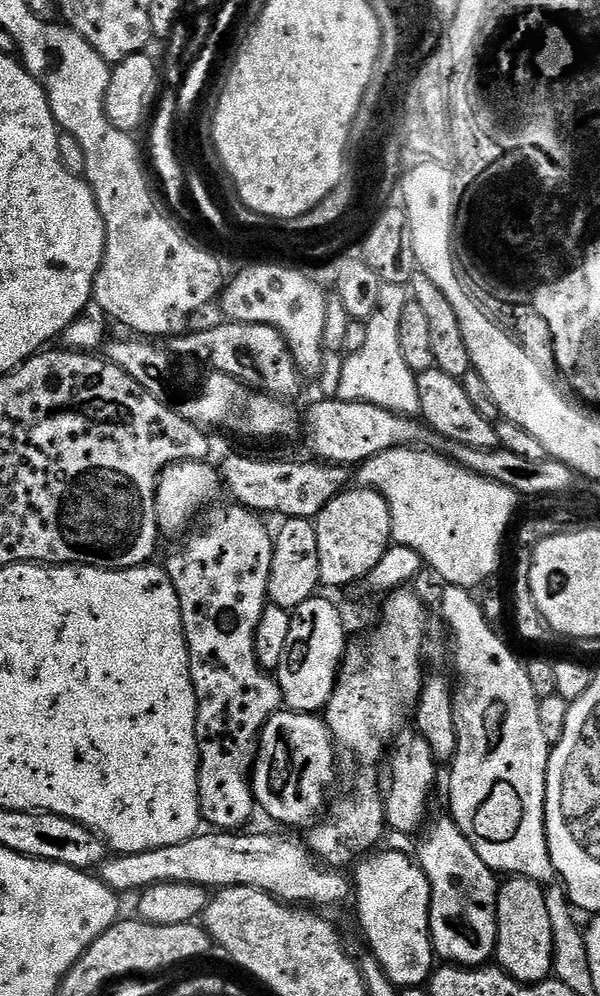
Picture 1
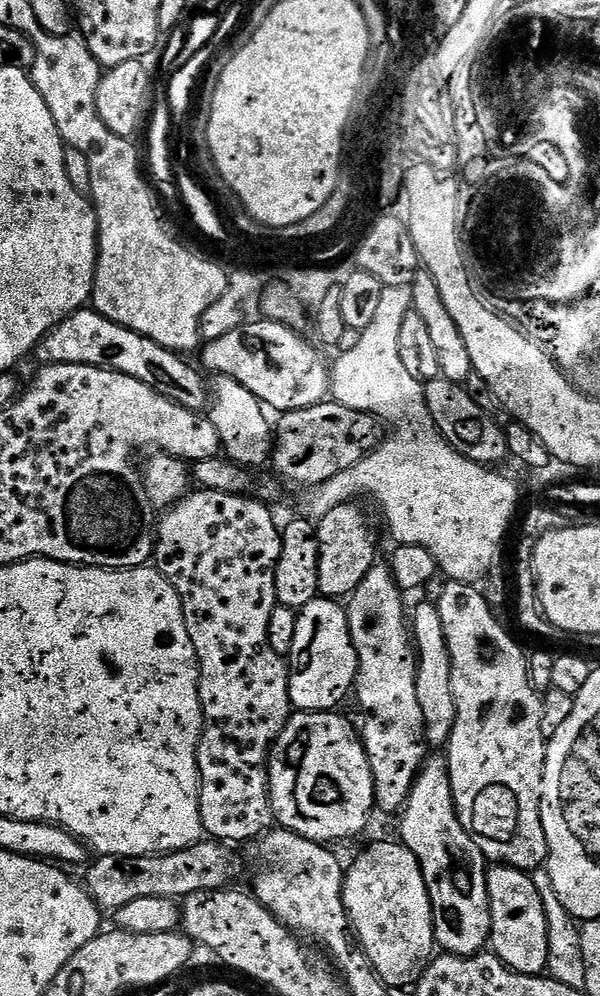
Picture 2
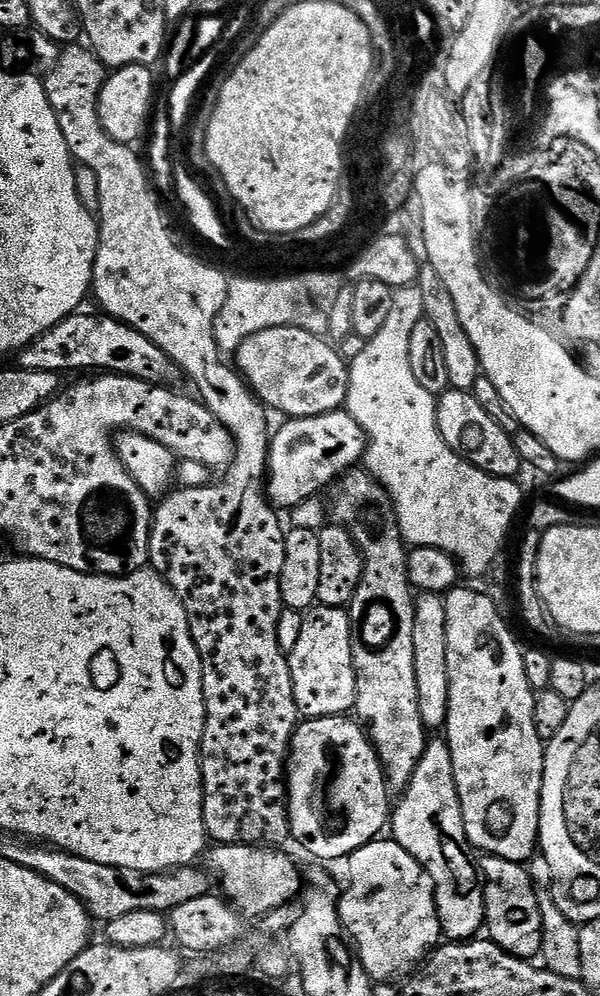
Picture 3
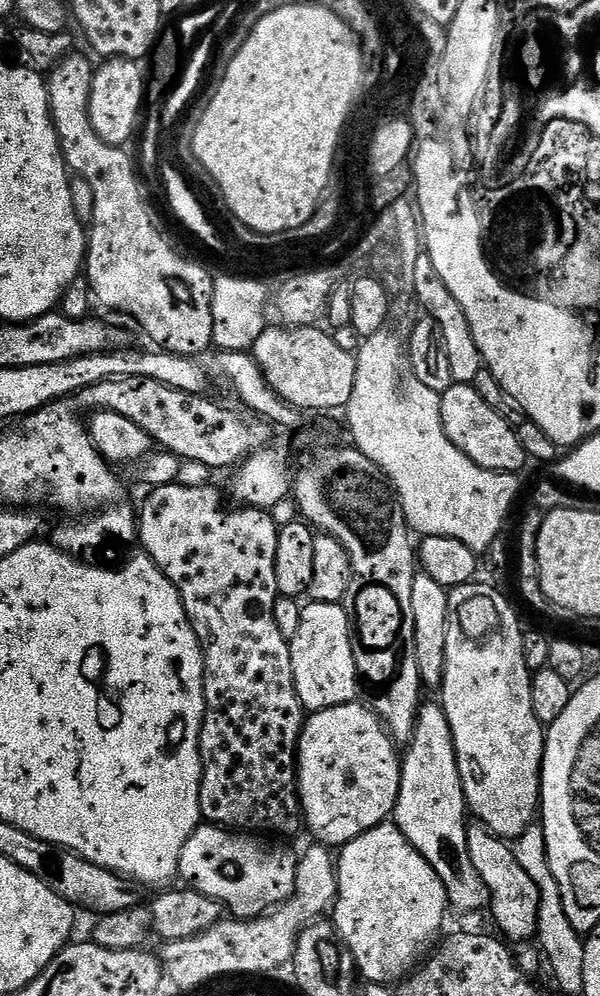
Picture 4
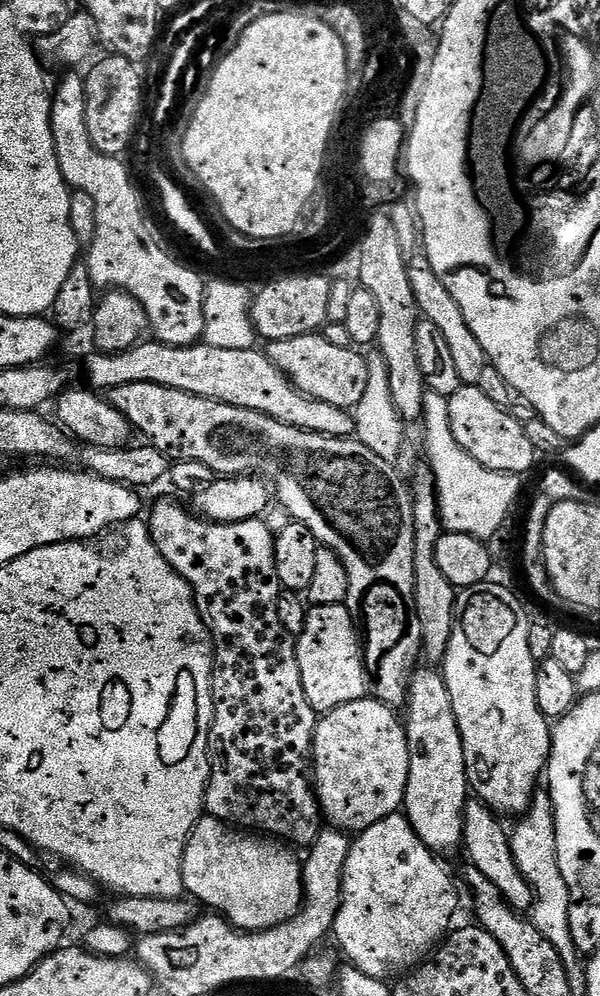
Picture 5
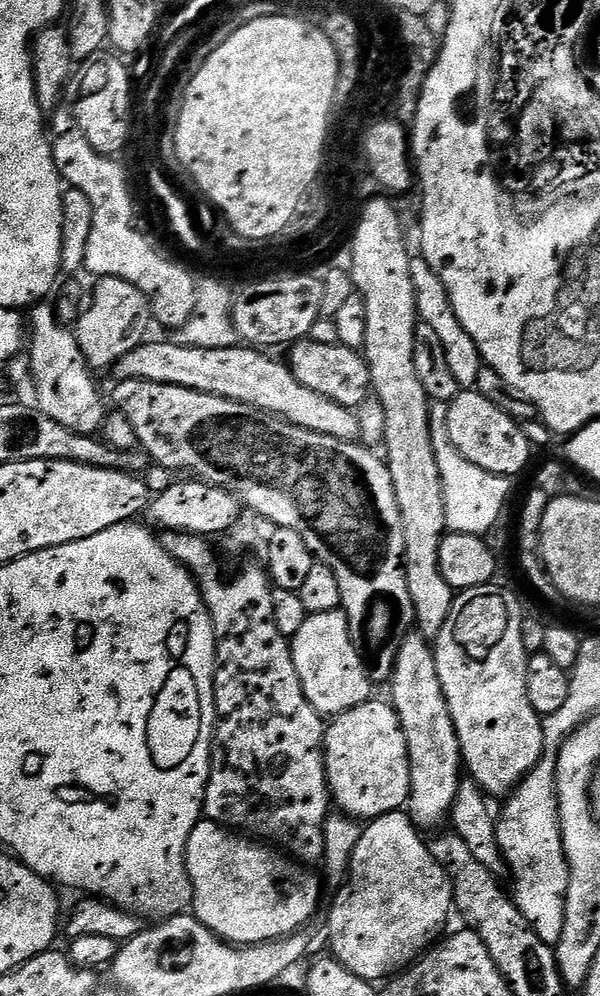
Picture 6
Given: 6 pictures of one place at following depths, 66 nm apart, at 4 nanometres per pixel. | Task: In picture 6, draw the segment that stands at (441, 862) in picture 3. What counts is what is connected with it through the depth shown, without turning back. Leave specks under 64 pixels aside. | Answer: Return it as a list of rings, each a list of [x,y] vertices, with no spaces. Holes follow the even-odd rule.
[[[409,634],[405,638],[396,659],[396,667],[392,669],[391,684],[390,703],[402,722],[410,758],[410,816],[425,830],[449,819],[462,779],[462,761],[456,727],[444,697],[442,682],[438,678],[436,653],[433,645],[423,636]]]

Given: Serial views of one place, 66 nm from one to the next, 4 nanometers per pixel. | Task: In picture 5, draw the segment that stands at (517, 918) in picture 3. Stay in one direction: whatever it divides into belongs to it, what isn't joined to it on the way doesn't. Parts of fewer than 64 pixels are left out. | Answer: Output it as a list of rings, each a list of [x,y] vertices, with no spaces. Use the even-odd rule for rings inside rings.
[[[472,798],[464,806],[464,838],[463,851],[468,851],[468,860],[473,869],[481,871],[497,887],[503,896],[504,903],[513,910],[528,910],[532,907],[532,888],[526,878],[518,870],[512,857],[512,847],[506,828],[491,809],[485,807],[479,800]]]

